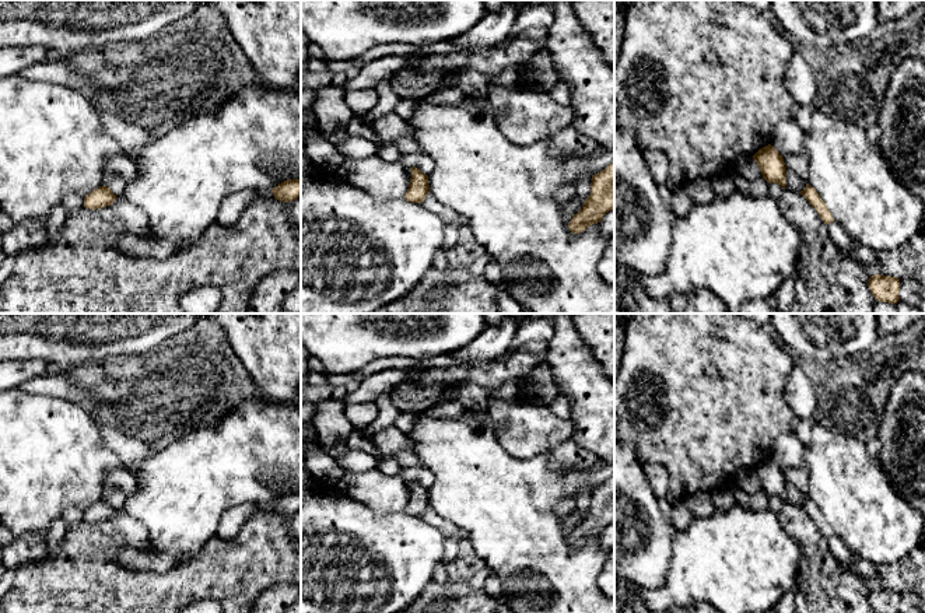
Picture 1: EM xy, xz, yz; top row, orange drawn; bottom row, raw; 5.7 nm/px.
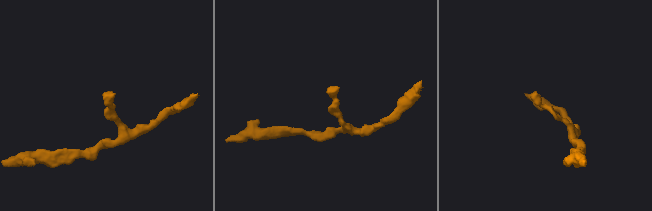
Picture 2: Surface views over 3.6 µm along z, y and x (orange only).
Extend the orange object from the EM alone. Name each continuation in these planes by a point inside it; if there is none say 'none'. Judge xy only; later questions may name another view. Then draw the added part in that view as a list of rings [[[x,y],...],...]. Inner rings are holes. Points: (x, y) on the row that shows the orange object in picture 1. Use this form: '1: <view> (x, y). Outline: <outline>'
none

